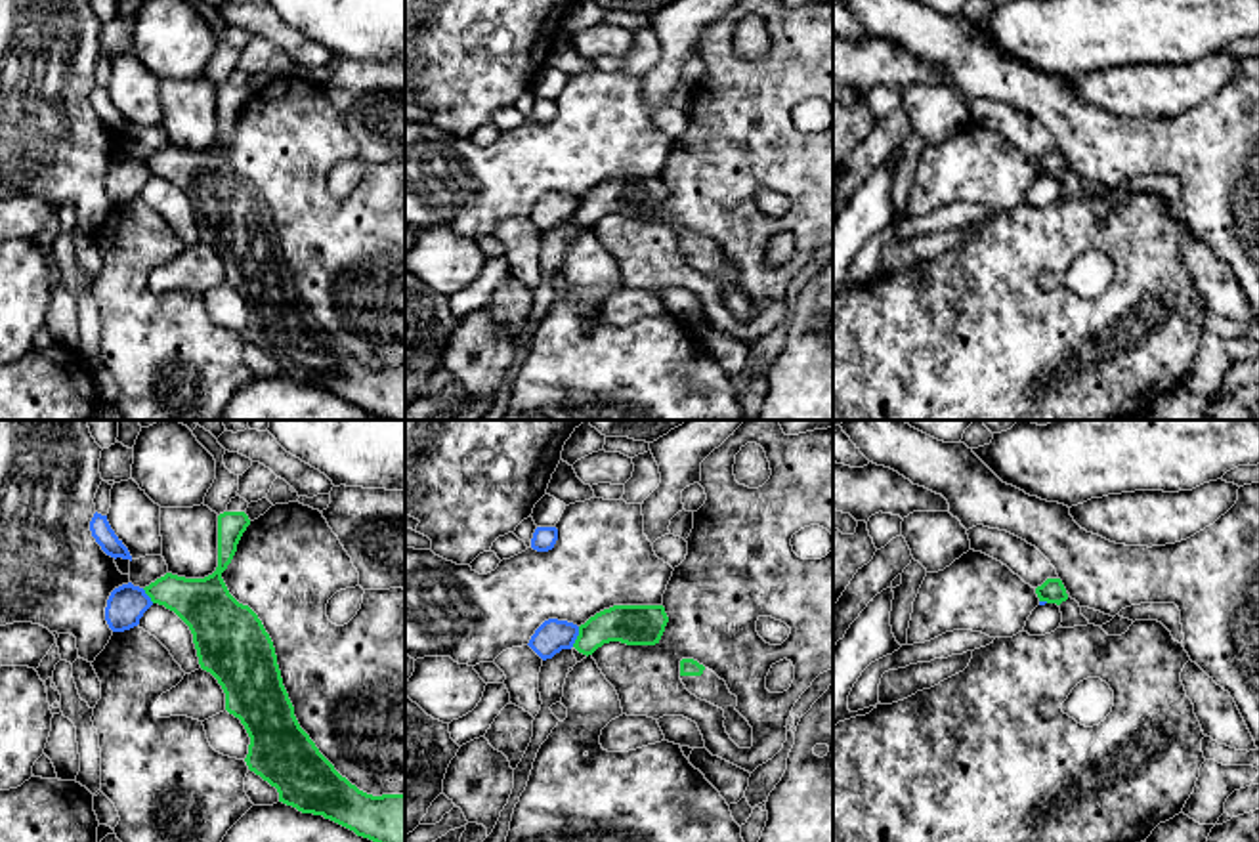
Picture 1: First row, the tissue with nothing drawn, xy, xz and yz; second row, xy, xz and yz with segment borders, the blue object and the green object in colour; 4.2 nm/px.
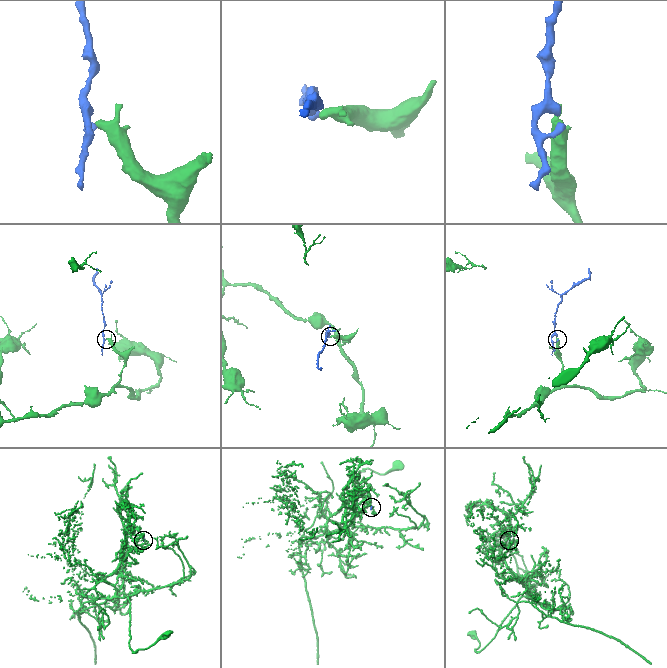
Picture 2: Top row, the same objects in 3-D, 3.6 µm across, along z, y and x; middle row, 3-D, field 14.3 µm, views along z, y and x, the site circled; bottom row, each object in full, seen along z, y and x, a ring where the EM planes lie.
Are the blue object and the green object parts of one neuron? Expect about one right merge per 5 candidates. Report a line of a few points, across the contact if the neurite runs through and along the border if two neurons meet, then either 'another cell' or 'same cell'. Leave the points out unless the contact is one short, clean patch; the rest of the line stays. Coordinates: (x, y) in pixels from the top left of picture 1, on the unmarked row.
line xz (579, 199), (572, 218); another cell

